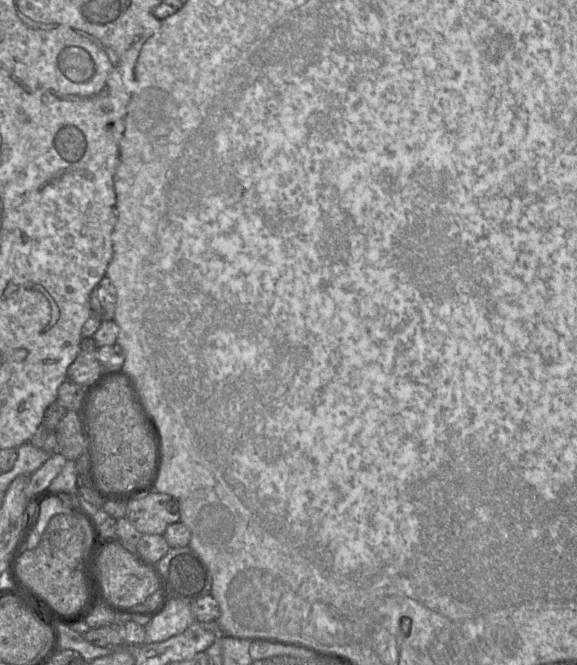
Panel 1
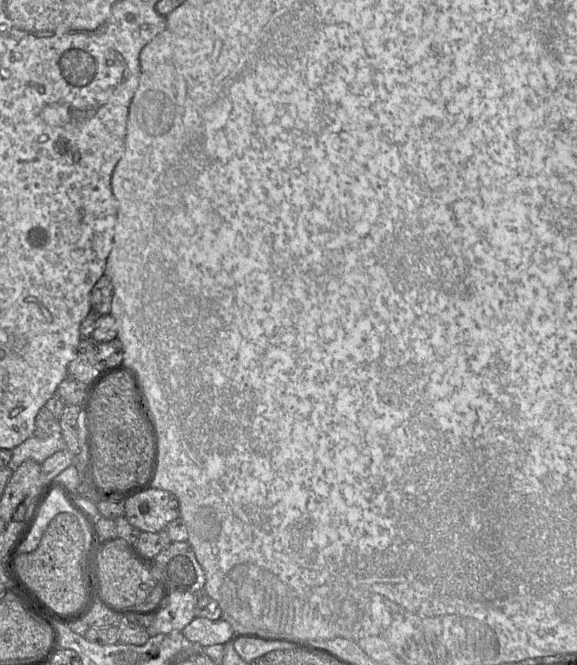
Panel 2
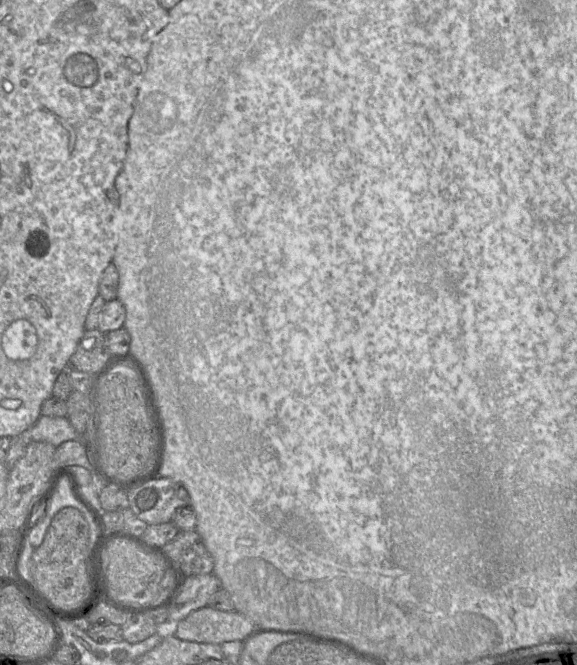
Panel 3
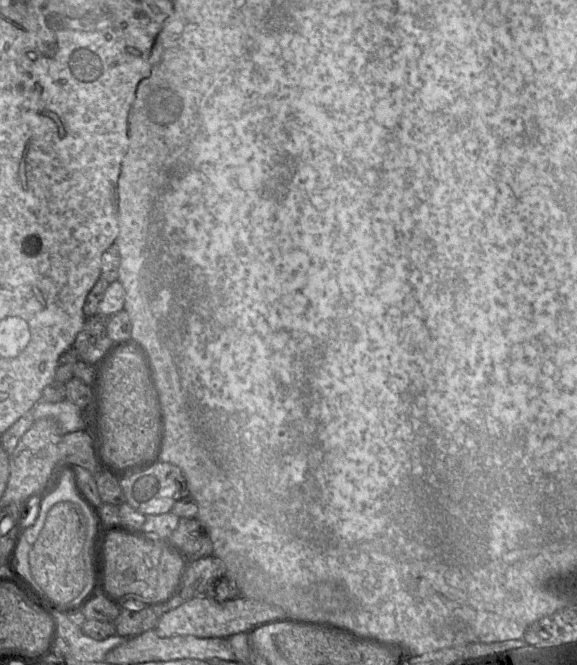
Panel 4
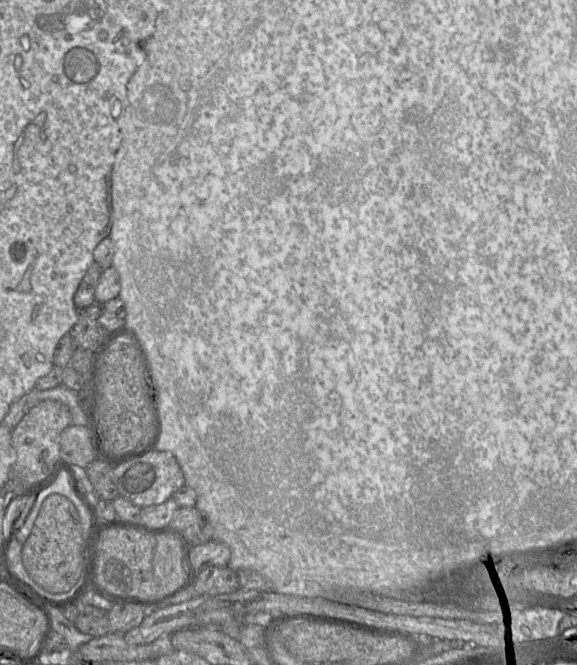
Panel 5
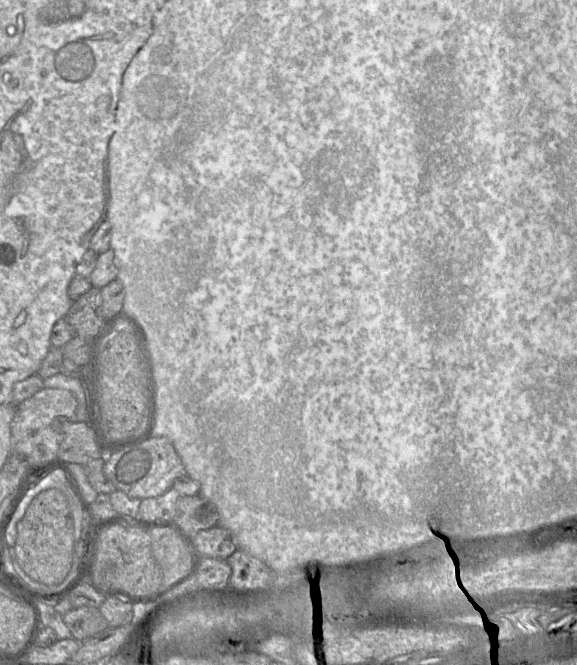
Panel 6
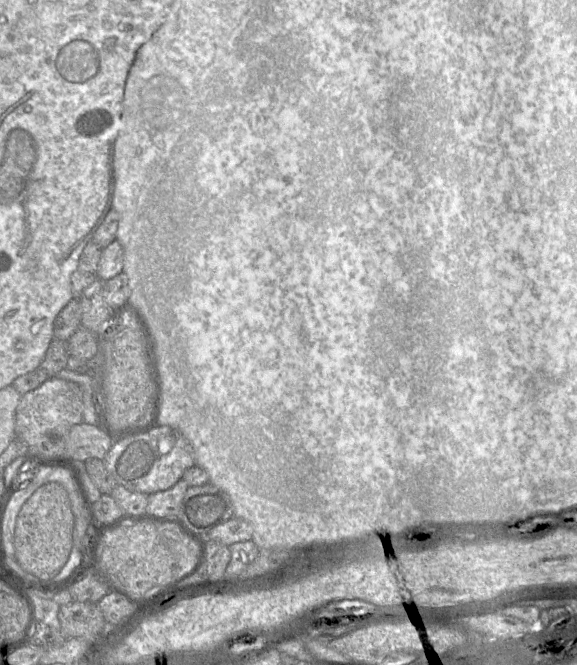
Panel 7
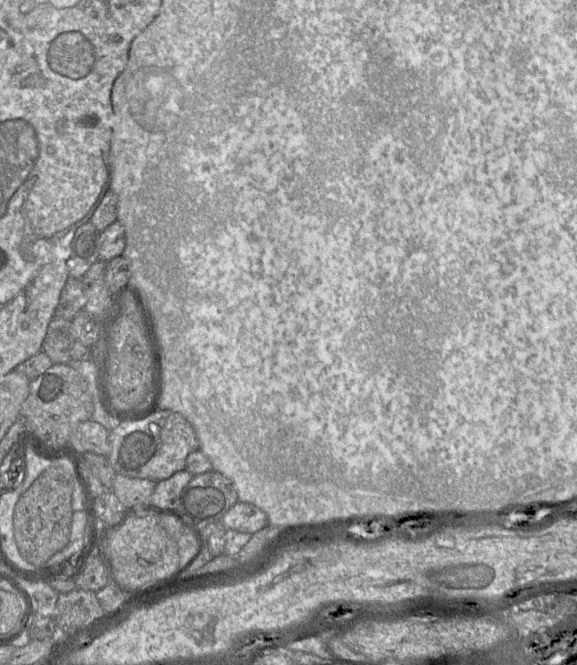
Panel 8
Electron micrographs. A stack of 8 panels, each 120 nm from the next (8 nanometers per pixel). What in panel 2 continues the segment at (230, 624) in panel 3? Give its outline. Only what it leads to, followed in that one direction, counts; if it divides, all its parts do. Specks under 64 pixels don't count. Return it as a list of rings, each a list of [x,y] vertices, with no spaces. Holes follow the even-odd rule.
[[[195,617],[182,630],[182,634],[190,642],[203,647],[226,644],[235,637],[233,628],[225,620],[210,620],[204,617]]]

